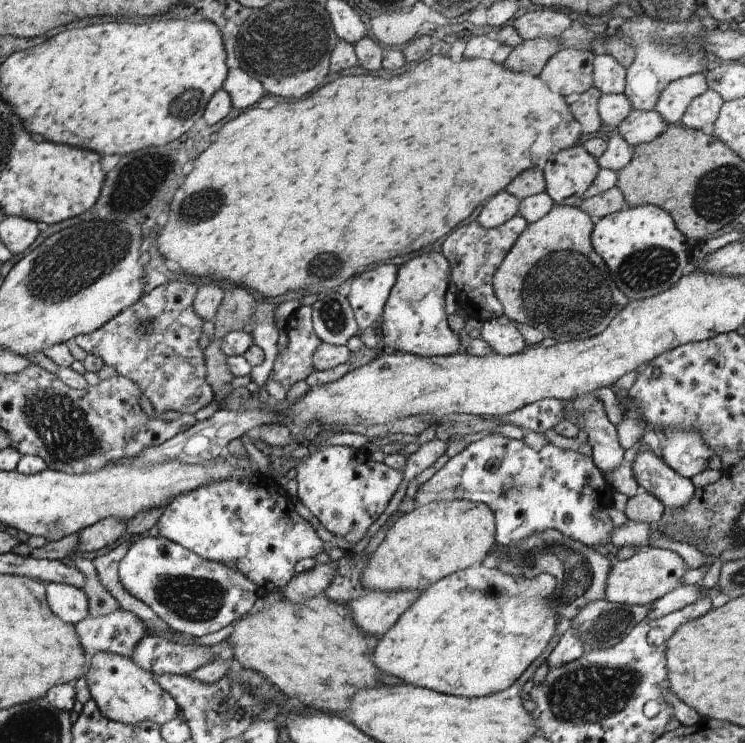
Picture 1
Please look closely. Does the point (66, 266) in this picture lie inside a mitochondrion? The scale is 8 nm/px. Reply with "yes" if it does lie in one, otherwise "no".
yes

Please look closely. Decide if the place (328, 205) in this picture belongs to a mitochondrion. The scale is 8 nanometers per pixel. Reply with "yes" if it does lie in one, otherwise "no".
no

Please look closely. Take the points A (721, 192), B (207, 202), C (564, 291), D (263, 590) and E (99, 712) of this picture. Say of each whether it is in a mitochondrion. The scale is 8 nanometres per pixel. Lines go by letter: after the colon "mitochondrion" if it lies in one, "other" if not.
A: mitochondrion
B: mitochondrion
C: mitochondrion
D: other
E: other

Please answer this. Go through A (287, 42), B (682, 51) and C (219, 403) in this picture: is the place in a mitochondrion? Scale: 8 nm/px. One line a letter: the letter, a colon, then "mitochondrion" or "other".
A: mitochondrion
B: mitochondrion
C: other

